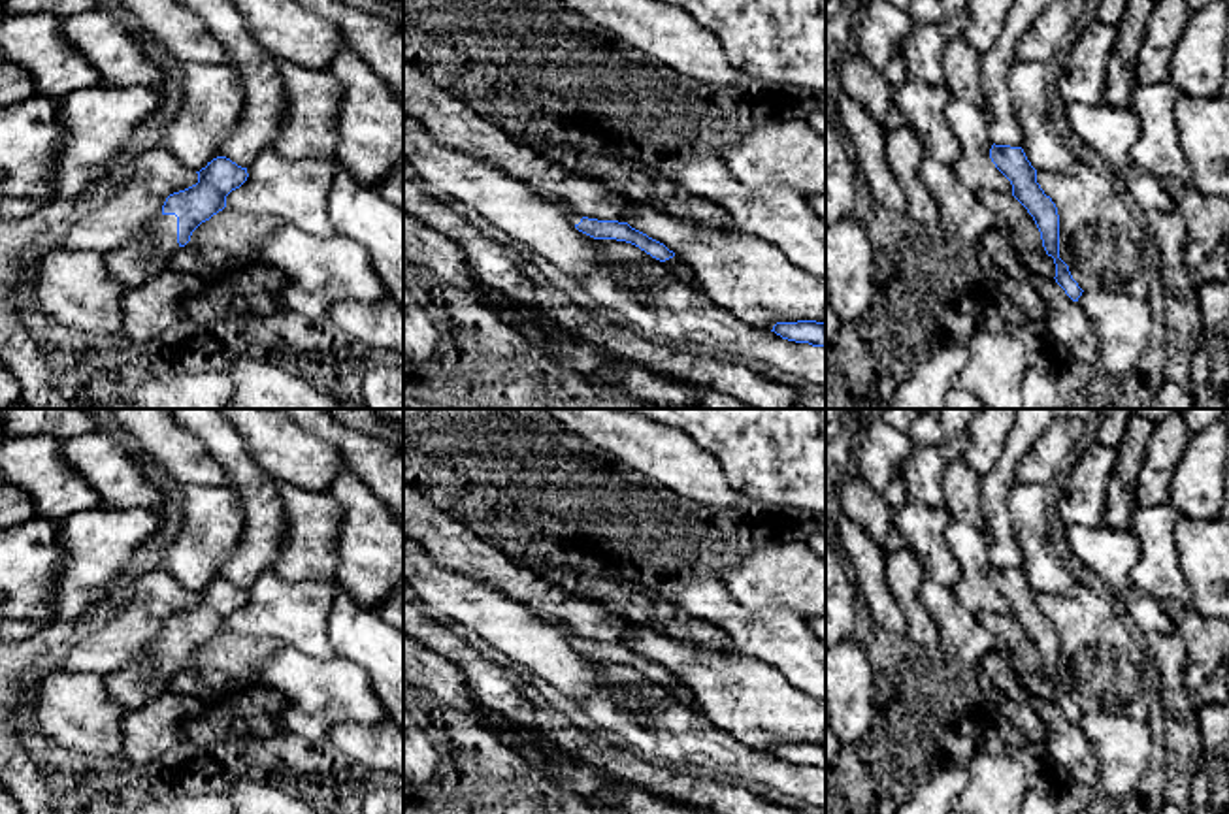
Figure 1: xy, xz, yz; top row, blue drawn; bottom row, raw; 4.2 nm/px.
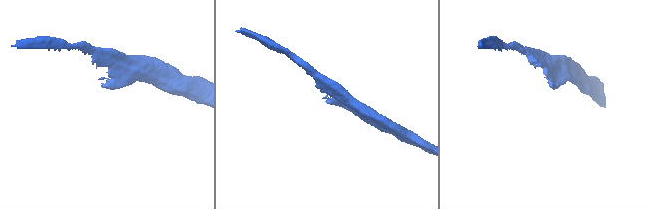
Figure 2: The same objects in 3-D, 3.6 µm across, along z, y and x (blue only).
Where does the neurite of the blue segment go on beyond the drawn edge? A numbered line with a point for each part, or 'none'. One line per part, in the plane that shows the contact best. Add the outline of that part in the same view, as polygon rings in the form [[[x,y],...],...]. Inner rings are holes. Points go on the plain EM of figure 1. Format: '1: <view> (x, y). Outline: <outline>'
1: xy (147, 675). Outline: [[[160,637],[149,650],[138,652],[123,669],[106,675],[104,682],[109,695],[130,710],[168,692],[170,680],[179,671],[177,639]]]

